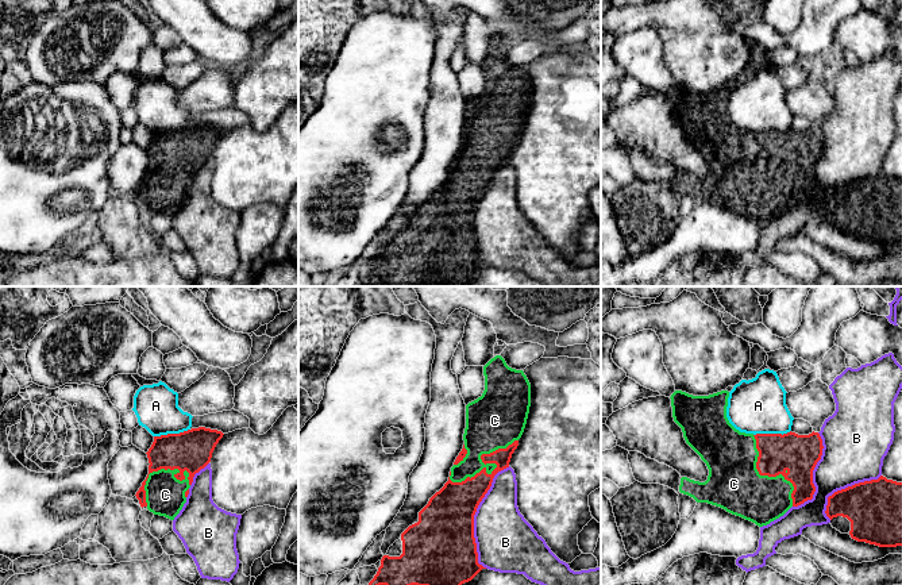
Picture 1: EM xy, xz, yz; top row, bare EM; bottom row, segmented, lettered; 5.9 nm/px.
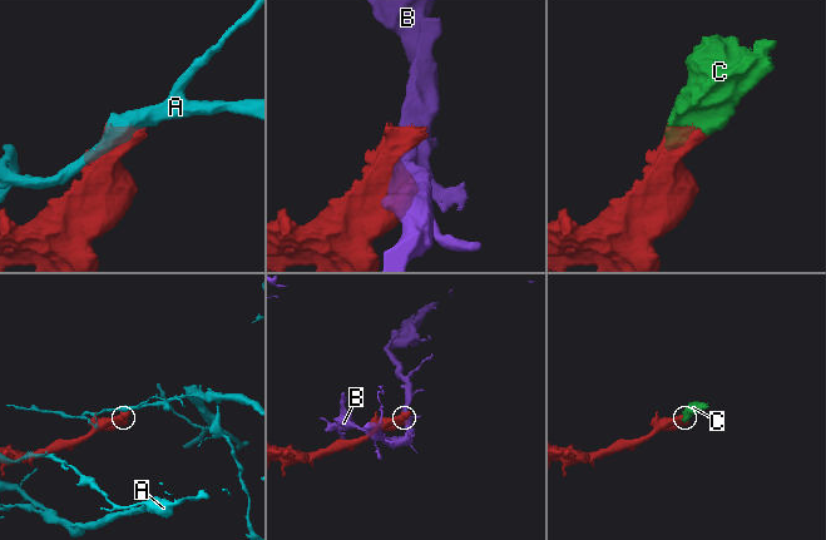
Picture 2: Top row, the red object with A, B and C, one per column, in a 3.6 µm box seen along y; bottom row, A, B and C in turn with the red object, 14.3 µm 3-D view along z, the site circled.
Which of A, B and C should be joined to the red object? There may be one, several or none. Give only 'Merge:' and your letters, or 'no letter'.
Merge: C

